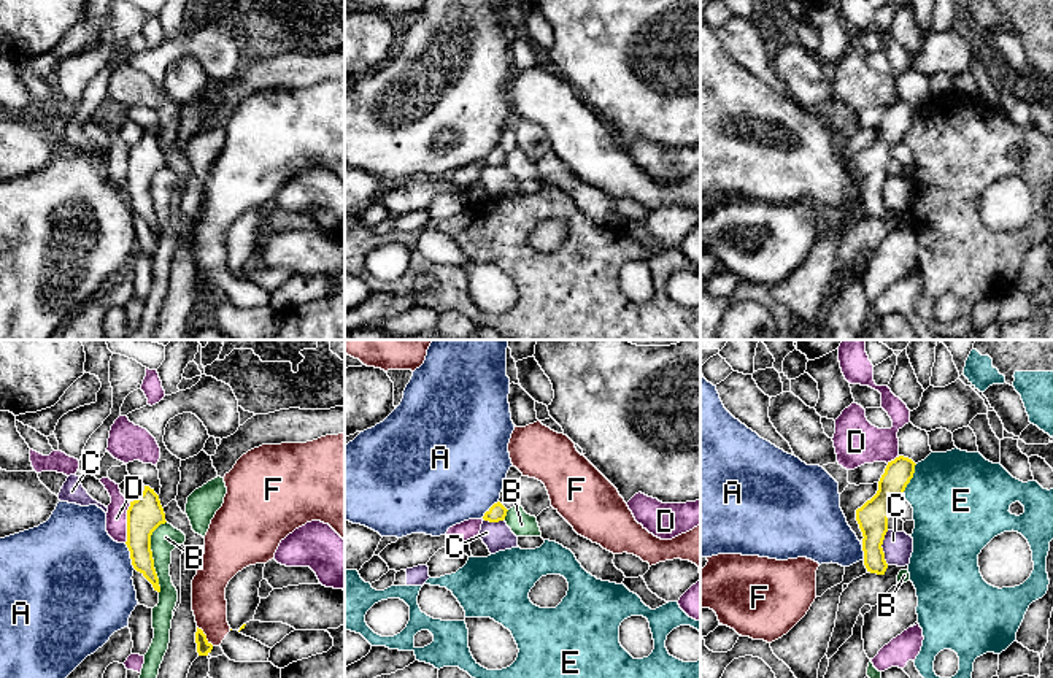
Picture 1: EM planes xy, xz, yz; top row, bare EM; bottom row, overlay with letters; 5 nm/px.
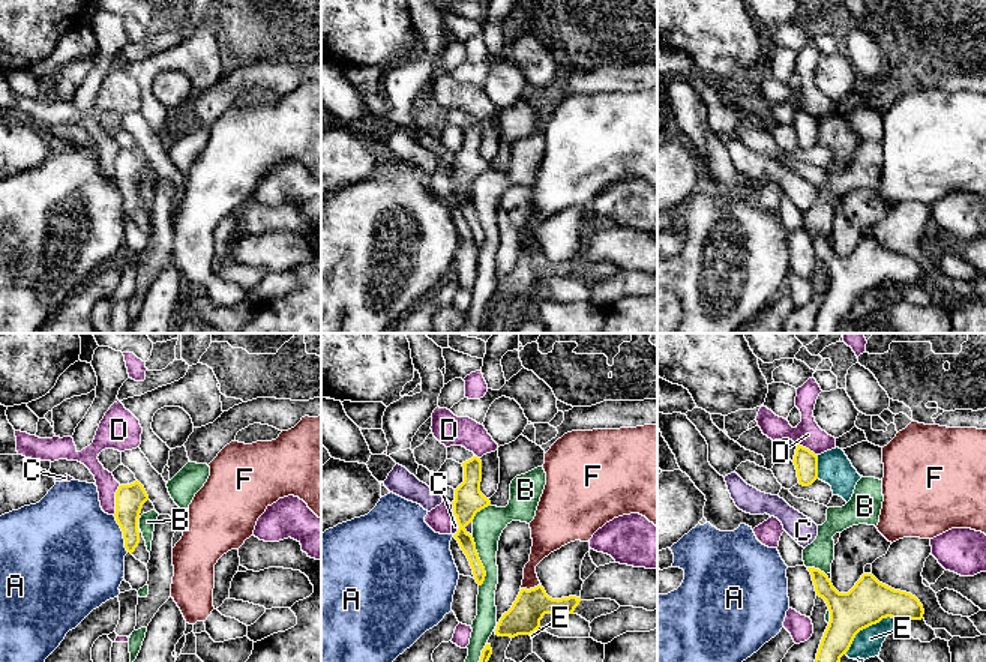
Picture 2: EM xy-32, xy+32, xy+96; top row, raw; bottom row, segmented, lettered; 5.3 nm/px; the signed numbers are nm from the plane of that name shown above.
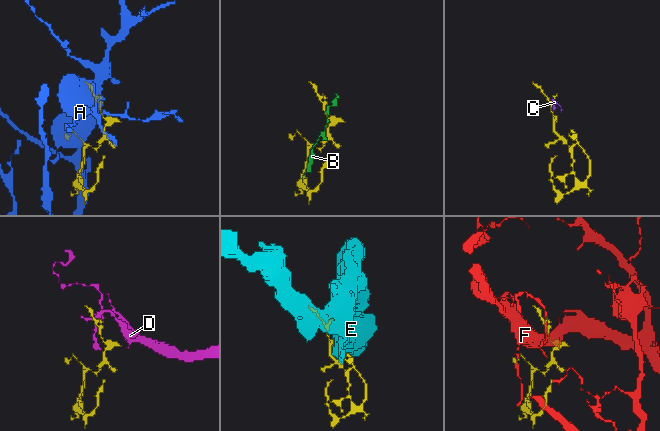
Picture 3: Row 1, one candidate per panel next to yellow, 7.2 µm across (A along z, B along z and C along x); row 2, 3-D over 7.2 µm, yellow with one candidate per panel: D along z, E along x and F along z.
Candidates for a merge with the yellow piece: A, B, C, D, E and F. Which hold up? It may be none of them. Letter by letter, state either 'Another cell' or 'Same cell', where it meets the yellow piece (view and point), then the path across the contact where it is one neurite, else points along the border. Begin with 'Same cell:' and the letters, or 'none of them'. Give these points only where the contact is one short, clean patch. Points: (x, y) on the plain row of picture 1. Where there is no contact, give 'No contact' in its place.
Same cell: C
A: Another cell. Touches yellow at xy (131, 200)
B: Another cell. Touches yellow at xy (151, 200)
C: Same cell. Touches yellow at yz (882, 192)
D: Another cell. Touches yellow at xy (127, 167)
E: Another cell. Touches yellow at yz (910, 123)
F: Another cell. Touches yellow at xy (205, 280). Boundary: xy (197, 270), (213, 289)

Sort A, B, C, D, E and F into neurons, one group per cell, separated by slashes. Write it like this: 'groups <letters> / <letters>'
groups A / B / C / D / E / F

